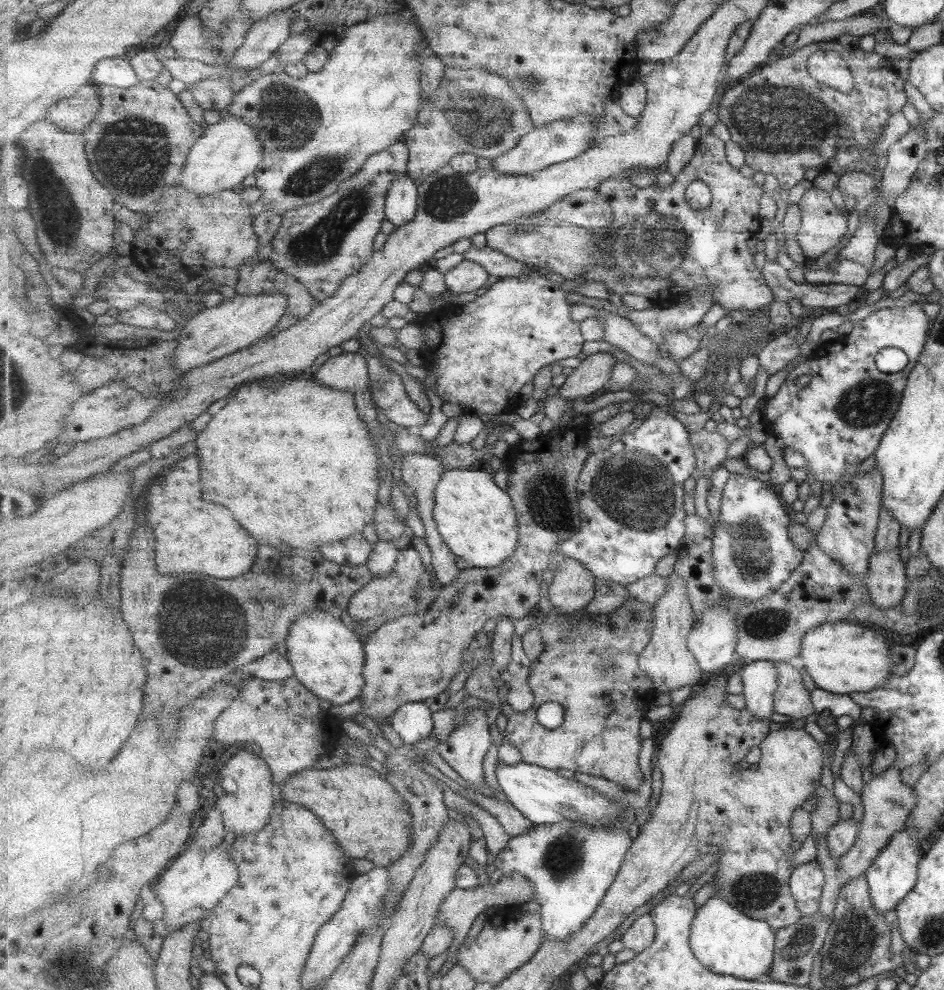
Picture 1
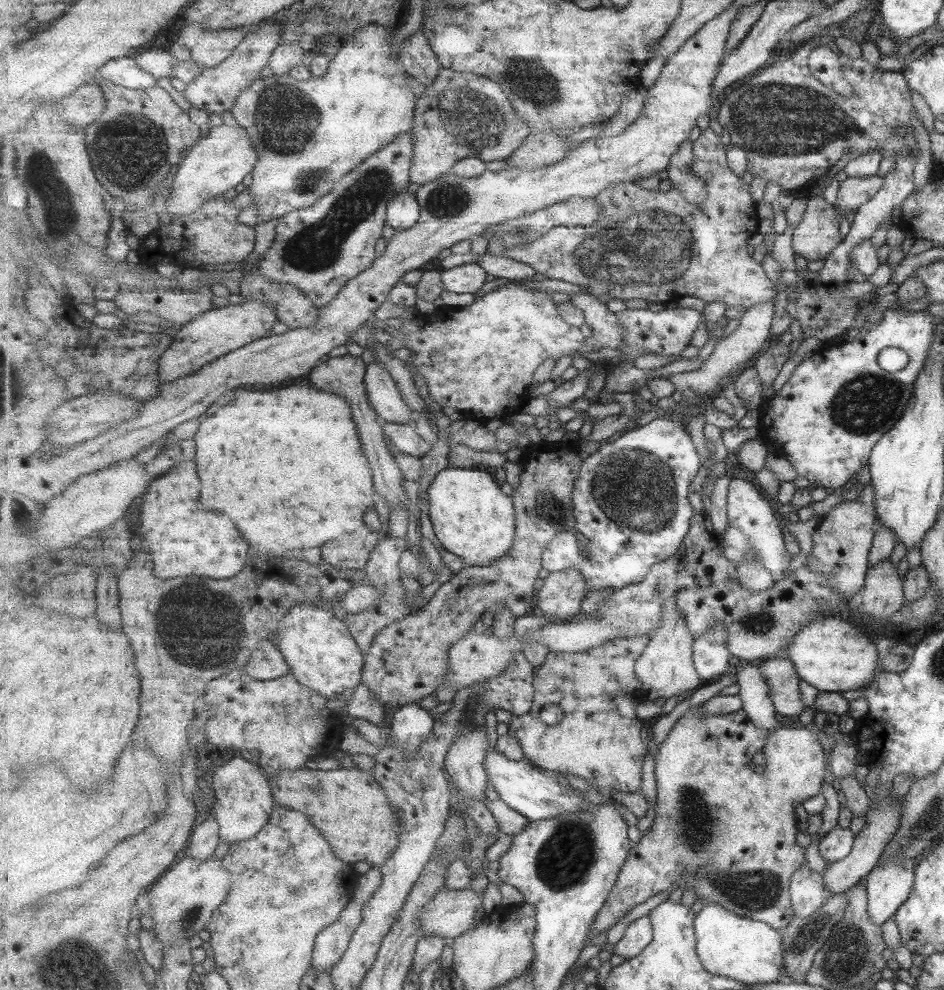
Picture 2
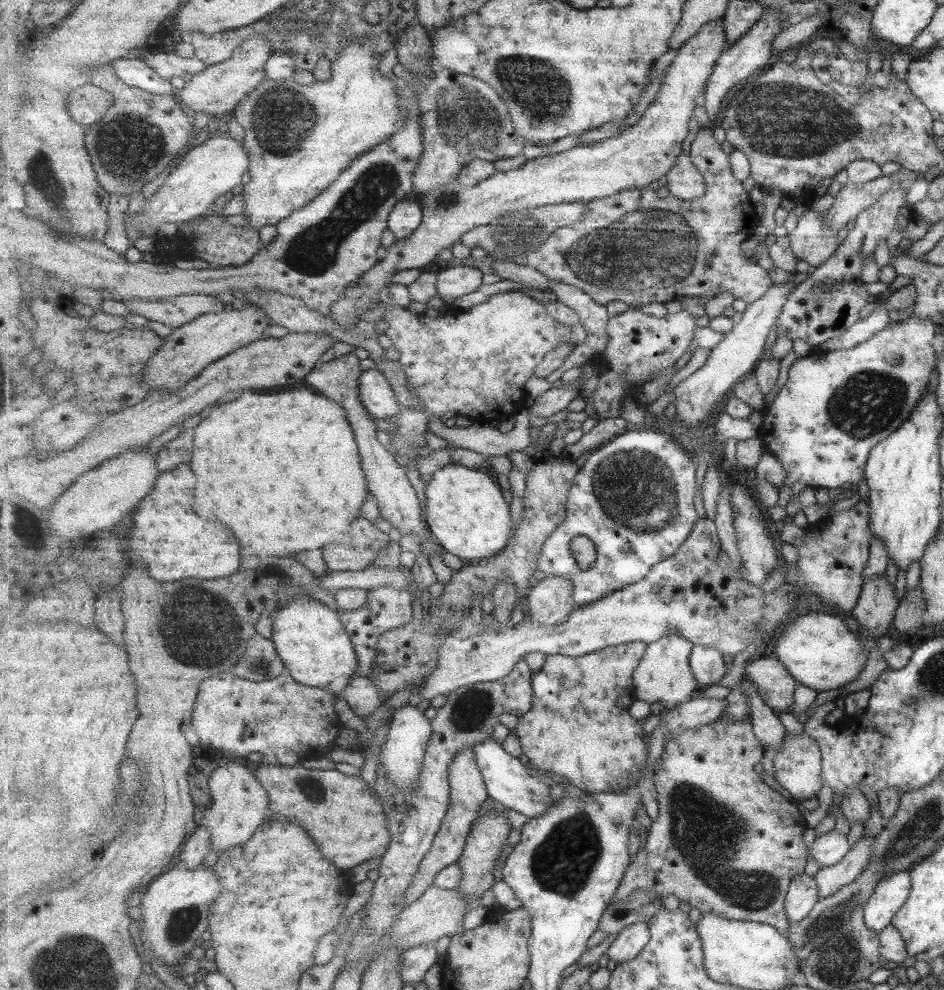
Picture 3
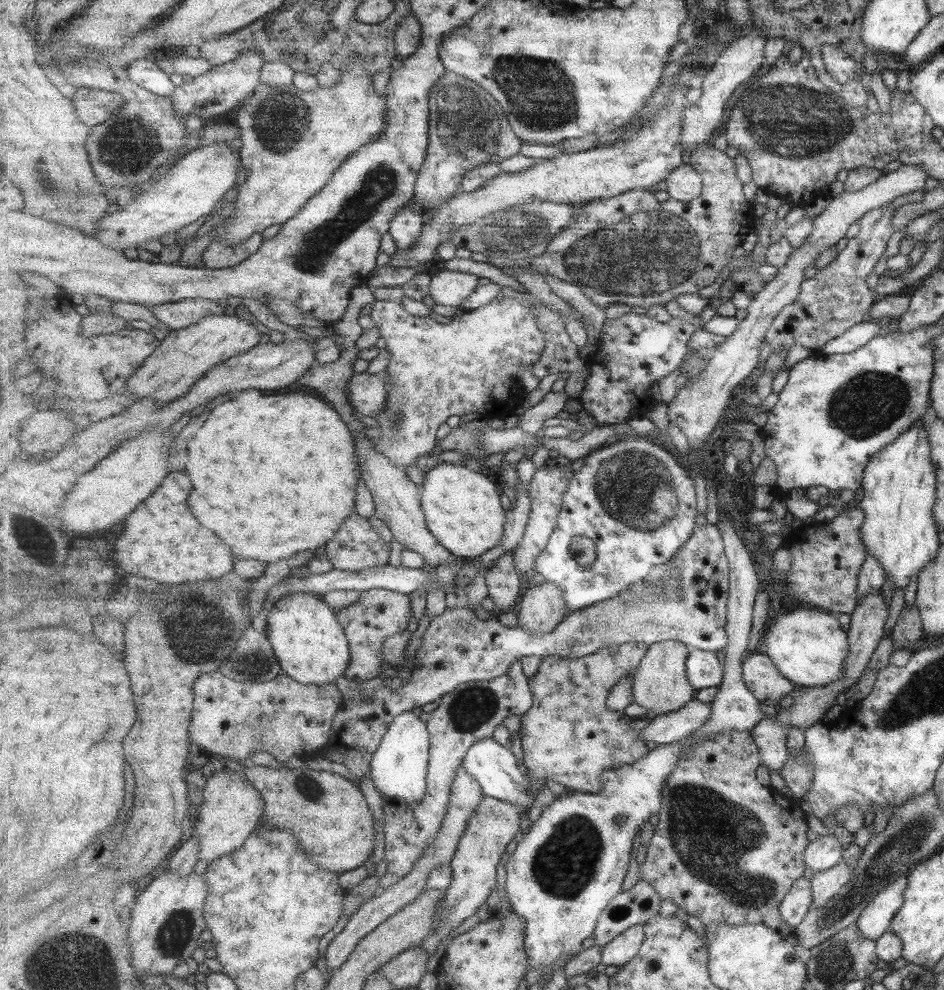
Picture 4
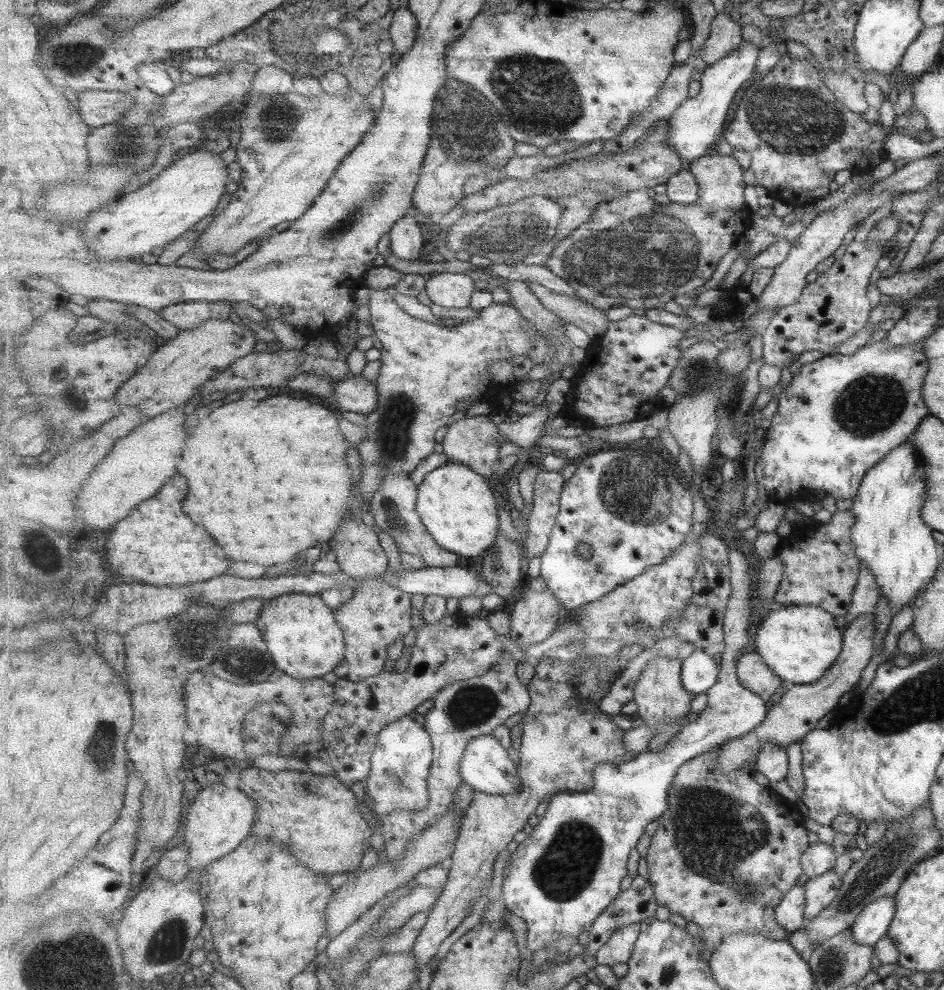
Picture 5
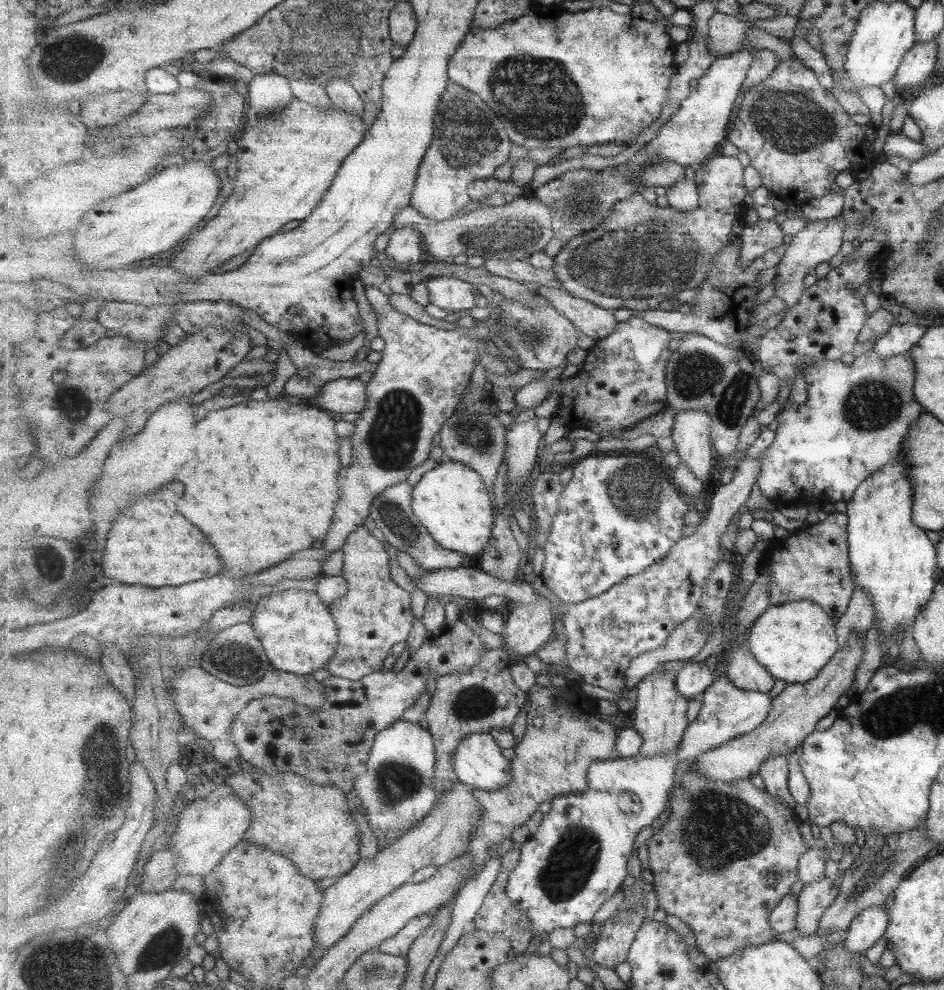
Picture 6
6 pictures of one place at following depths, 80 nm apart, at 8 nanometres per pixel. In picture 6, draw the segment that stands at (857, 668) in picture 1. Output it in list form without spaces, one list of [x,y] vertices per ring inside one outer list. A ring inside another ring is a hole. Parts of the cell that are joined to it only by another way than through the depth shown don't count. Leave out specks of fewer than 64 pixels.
[[[794,600],[785,604],[777,604],[769,607],[763,616],[759,618],[752,628],[745,642],[755,658],[765,666],[765,668],[785,684],[801,684],[814,679],[815,675],[831,660],[833,654],[837,654],[837,644],[835,640],[836,628],[833,628],[833,620],[827,618],[827,612],[810,600]]]

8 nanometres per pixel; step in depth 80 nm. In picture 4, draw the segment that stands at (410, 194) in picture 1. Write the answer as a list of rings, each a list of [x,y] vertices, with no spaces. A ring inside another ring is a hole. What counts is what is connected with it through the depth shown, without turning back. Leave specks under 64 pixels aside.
[[[405,207],[391,221],[390,234],[399,249],[408,249],[415,246],[421,231],[424,229],[423,216],[417,209]]]

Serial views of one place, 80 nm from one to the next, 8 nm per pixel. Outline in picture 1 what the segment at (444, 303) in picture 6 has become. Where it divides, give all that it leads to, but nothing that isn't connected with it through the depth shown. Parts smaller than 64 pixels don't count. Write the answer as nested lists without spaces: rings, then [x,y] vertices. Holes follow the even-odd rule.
[[[470,260],[461,261],[445,274],[446,283],[451,292],[481,293],[489,282],[490,272],[482,265]]]

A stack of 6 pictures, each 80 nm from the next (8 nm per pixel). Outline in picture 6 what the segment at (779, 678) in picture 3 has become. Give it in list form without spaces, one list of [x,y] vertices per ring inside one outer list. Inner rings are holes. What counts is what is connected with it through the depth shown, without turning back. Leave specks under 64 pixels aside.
[[[746,646],[730,654],[726,674],[742,689],[767,693],[771,692],[773,686],[775,686],[776,678],[755,658],[755,654]]]

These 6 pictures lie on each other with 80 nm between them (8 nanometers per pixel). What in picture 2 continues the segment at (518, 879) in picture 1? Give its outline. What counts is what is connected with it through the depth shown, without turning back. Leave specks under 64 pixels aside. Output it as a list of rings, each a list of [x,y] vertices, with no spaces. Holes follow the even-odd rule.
[[[446,888],[424,908],[418,925],[427,935],[456,939],[469,932],[483,906],[484,892]]]

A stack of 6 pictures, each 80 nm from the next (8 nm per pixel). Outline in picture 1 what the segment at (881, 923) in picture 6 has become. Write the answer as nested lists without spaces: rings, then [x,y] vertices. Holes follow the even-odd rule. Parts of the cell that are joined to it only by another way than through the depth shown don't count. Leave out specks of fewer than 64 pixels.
[[[905,822],[906,829],[902,829],[899,832],[894,832],[893,835],[890,836],[889,843],[886,844],[885,847],[882,848],[881,852],[876,856],[875,860],[870,864],[870,868],[865,870],[864,875],[866,876],[866,883],[869,885],[869,893],[870,893],[870,899],[871,904],[874,905],[874,909],[877,912],[880,912],[882,915],[884,915],[887,911],[890,911],[891,909],[895,908],[899,902],[911,892],[911,888],[913,888],[915,882],[915,872],[918,872],[917,868],[917,862],[919,862],[919,844],[918,844],[918,832],[913,827],[907,827],[907,824]]]

